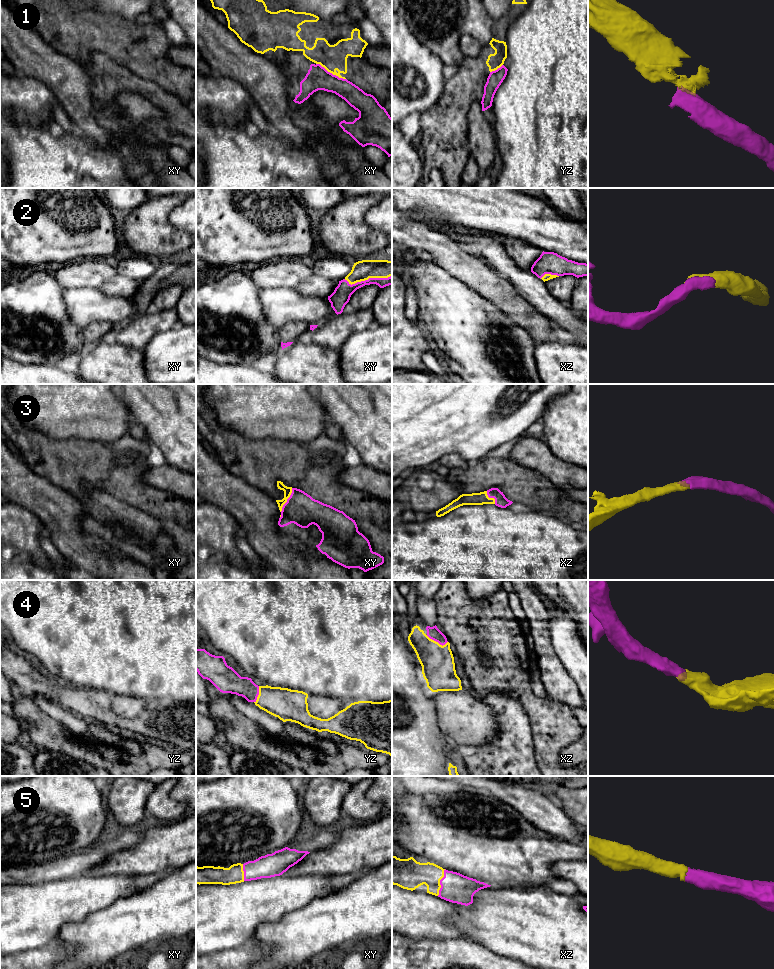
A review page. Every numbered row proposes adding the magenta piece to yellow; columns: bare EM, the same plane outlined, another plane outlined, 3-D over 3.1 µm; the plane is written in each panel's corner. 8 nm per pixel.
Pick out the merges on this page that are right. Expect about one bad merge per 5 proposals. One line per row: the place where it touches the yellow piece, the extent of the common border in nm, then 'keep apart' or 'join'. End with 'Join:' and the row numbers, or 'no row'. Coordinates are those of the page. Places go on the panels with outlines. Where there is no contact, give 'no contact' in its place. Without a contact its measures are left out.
1: contact xy (331, 72); length 280 nm; keep apart
2: contact xy (367, 279); length 380 nm; join
3: contact xy (286, 500); length 220 nm; join
4: contact xz (437, 642); length 190 nm; join
5: contact xz (439, 882); length 220 nm; join
Join: 2, 3, 4, 5

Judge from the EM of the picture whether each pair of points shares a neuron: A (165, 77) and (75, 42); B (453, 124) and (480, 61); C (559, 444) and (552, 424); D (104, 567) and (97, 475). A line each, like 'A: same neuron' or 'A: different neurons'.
A: same neuron
B: same neuron
C: same neuron
D: different neurons

